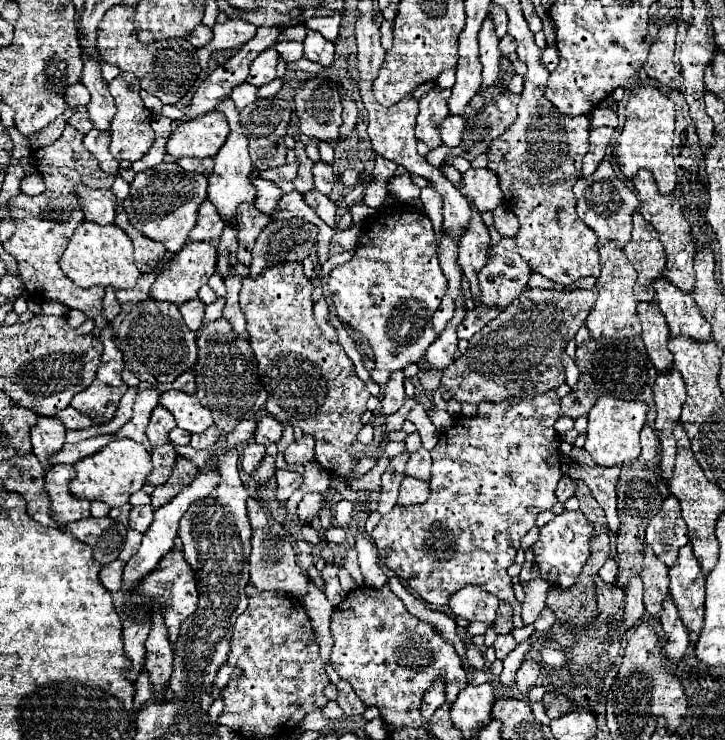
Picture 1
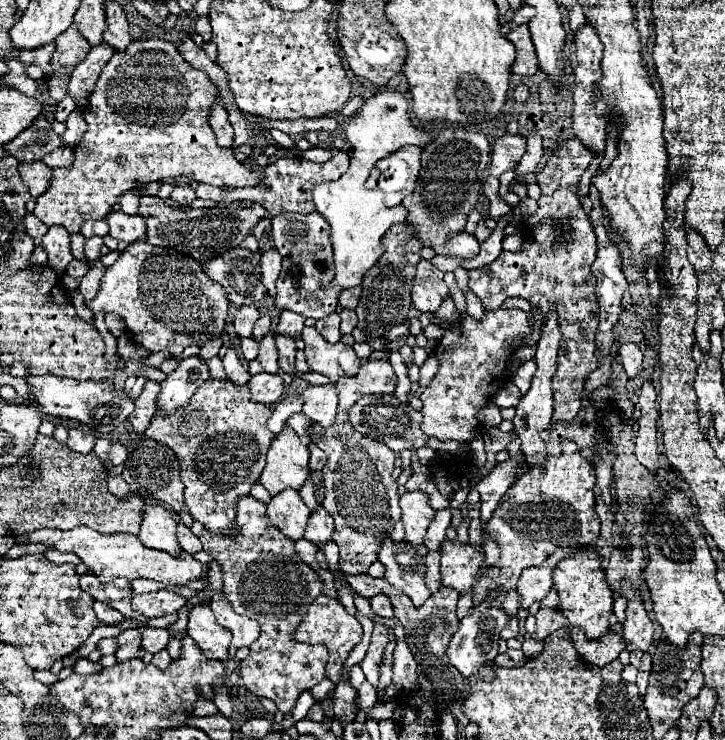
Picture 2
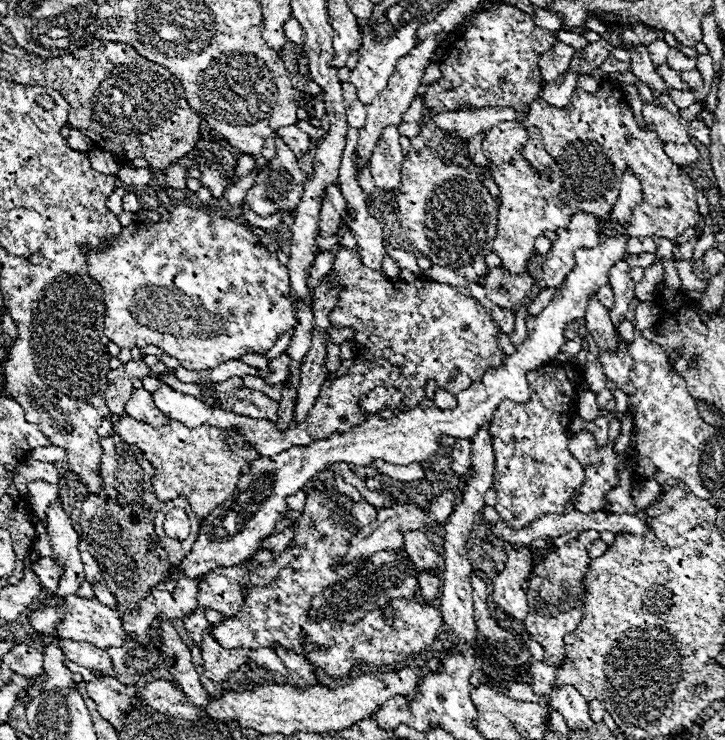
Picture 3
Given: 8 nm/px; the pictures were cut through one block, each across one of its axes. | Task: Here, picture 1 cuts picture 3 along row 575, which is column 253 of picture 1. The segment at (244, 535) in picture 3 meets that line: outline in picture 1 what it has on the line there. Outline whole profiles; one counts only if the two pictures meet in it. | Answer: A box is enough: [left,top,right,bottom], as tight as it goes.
[208,98,256,230]

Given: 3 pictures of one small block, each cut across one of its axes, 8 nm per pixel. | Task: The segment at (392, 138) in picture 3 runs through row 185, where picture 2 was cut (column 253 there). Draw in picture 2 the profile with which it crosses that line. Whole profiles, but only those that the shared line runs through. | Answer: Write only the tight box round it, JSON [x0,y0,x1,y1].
[248,372,284,406]

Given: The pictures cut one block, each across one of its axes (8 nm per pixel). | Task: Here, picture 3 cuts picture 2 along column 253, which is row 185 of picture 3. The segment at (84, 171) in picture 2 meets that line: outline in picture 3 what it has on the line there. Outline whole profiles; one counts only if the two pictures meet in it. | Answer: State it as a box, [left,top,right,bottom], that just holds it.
[164,164,186,188]

